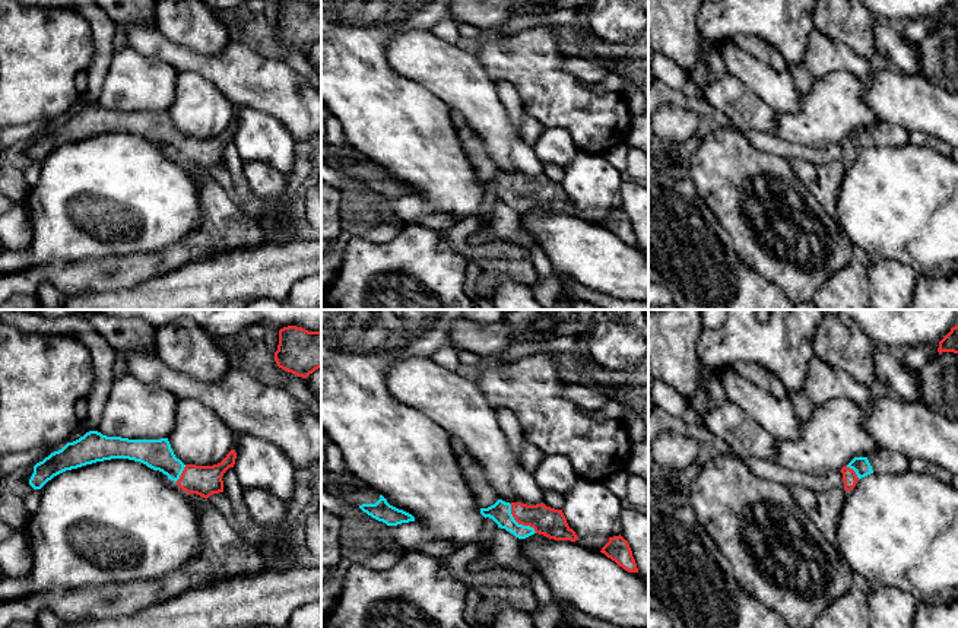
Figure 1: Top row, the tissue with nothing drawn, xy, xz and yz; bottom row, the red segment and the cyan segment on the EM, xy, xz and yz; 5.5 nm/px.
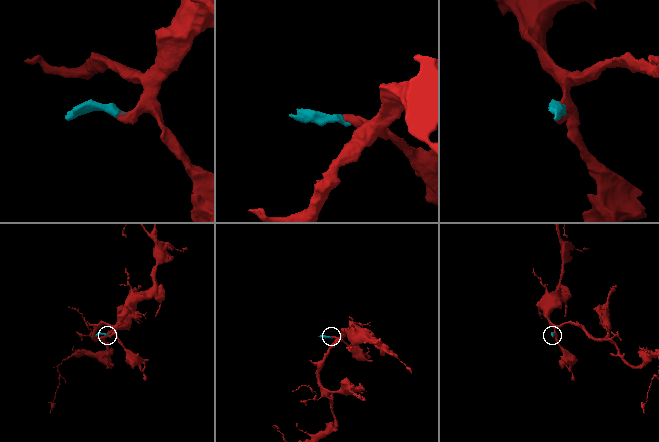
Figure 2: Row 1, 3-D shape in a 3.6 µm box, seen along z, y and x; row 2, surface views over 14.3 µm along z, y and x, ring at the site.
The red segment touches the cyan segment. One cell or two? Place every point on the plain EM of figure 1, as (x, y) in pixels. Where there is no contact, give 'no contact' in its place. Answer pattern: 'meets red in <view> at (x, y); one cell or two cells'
meets red in xz at (519, 196); one cell

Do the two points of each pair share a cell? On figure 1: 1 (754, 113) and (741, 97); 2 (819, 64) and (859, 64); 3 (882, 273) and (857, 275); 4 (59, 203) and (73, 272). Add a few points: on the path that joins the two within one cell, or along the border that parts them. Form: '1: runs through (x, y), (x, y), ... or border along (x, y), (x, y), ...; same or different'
1: runs through (749, 108), (742, 101); same
2: runs through (830, 63), (849, 63); same
3: border along (866, 270), (868, 294); different
4: border along (105, 257), (38, 267); different

